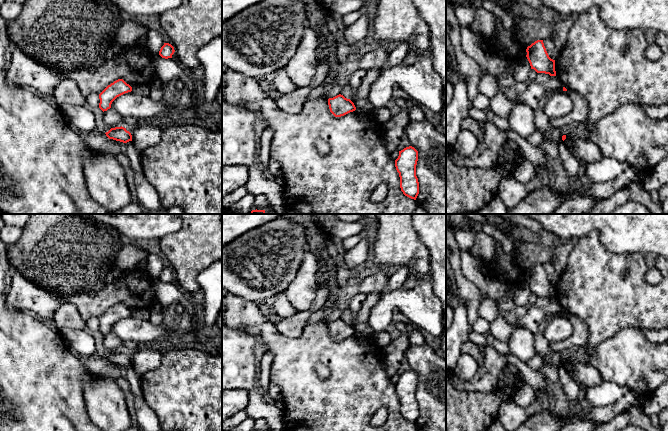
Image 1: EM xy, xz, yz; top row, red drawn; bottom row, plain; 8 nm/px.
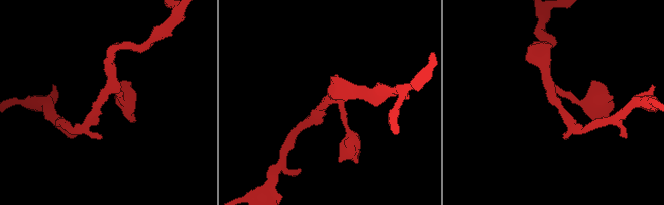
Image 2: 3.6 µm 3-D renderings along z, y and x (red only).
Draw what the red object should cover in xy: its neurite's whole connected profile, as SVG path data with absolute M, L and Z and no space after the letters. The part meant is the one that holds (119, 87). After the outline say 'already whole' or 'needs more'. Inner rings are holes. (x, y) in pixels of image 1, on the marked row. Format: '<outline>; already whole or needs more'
M118 79L108 85L99 94L99 108L104 112L111 108L112 102L119 96L131 92L132 87L127 84L123 79Z; already whole

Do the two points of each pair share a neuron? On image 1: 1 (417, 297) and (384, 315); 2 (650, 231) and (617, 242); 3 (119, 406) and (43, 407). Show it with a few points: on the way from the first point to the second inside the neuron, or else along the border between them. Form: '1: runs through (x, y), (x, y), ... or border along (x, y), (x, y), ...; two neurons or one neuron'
1: runs through (408, 300), (397, 300), (391, 306); one neuron
2: runs through (642, 231), (628, 231), (625, 234); one neuron
3: border along (86, 382), (84, 386), (85, 406), (91, 420); two neurons

